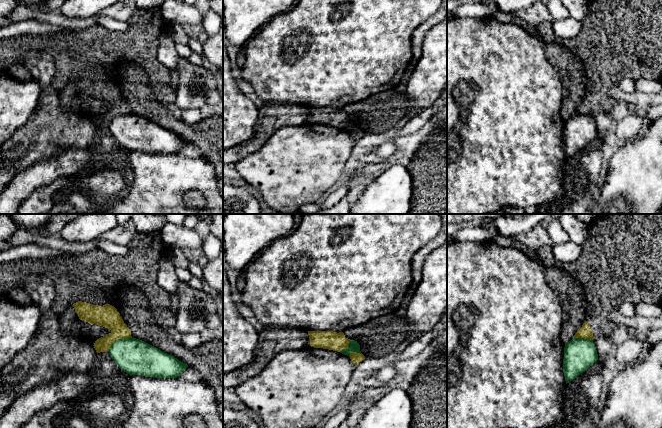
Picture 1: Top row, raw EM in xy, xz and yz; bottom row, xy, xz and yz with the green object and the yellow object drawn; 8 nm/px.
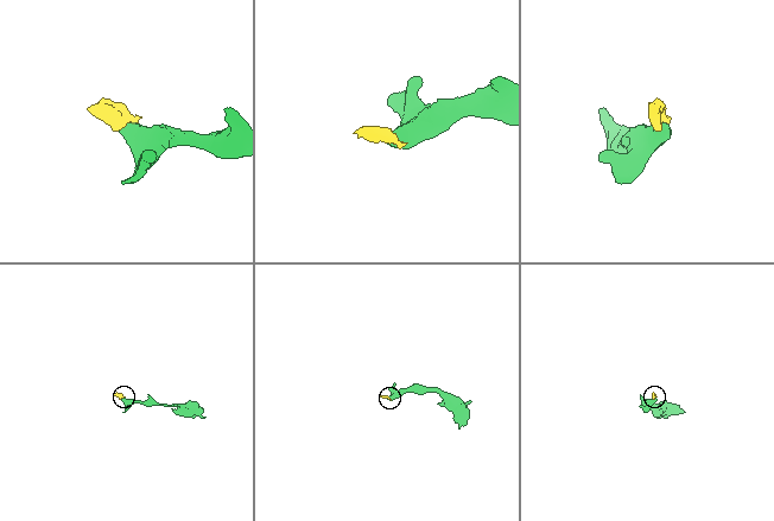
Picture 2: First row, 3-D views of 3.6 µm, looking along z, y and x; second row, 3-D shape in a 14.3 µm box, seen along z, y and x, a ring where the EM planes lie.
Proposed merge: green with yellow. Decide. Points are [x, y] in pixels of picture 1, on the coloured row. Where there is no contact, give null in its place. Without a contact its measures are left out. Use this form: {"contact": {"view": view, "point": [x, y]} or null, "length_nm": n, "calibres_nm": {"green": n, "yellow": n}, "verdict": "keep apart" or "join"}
{"contact": {"view": "xy", "point": [118, 339]}, "length_nm": 240, "calibres_nm": {"green": 280, "yellow": 180}, "verdict": "keep apart"}

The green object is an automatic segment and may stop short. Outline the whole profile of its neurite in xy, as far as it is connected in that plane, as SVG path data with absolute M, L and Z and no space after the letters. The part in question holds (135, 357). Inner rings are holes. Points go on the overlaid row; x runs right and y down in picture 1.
M134 337L116 340L108 352L130 376L177 378L188 367L174 356Z

